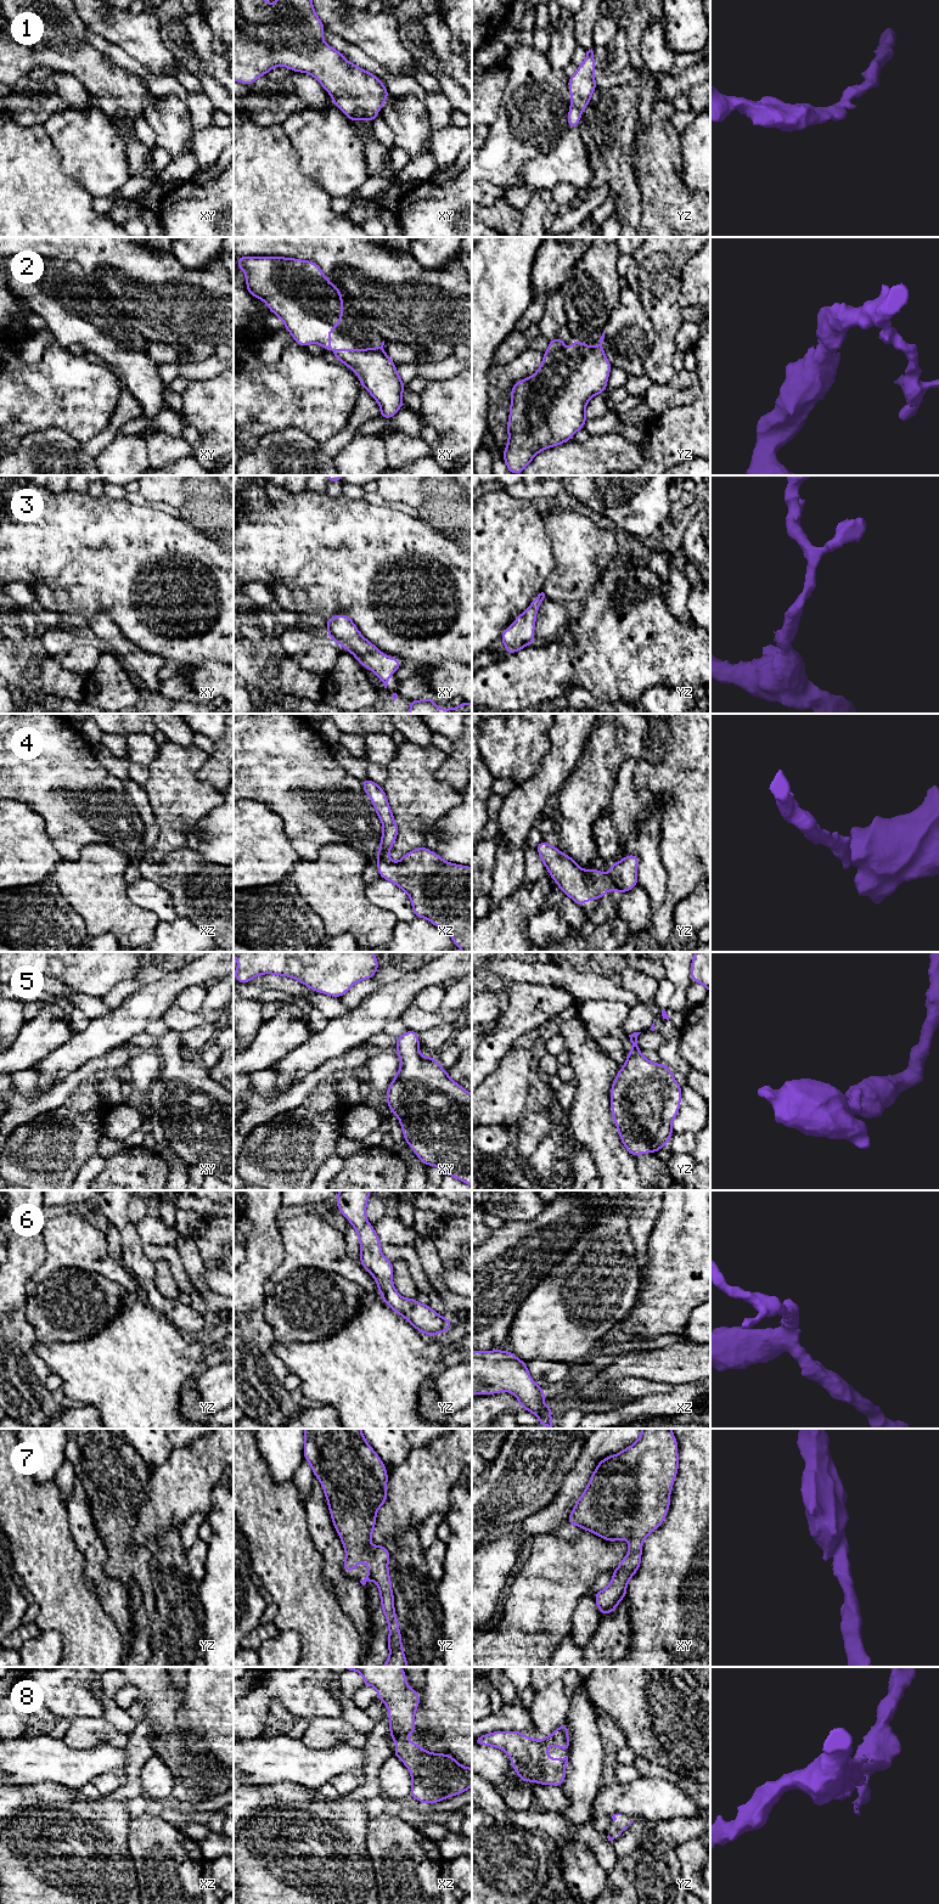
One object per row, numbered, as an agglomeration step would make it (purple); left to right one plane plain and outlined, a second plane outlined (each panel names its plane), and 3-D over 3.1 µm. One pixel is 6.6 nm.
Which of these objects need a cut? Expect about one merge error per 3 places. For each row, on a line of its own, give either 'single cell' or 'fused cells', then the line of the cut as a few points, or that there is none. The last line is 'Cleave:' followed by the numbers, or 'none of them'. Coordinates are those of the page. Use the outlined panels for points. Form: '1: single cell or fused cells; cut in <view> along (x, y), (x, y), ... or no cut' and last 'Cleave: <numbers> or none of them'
1: single cell; no cut
2: single cell; no cut
3: single cell; no cut
4: fused cells; cut in yz along (607, 874), (613, 888)
5: single cell; no cut
6: single cell; no cut
7: single cell; no cut
8: single cell; no cut
Cleave: 4

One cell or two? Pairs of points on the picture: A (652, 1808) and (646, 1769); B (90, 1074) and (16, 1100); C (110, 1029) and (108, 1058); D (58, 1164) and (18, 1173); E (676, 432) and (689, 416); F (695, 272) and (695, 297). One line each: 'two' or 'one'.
A: two
B: one
C: two
D: one
E: one
F: one

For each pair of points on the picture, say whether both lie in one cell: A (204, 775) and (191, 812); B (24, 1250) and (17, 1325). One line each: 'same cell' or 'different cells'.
A: different cells
B: same cell

